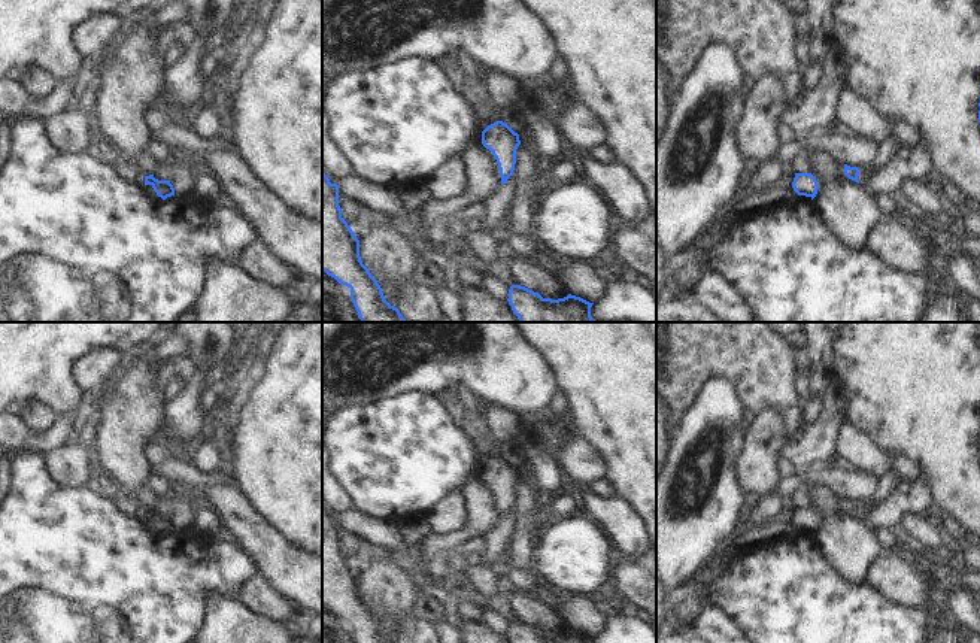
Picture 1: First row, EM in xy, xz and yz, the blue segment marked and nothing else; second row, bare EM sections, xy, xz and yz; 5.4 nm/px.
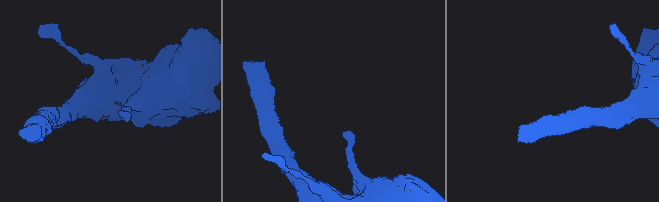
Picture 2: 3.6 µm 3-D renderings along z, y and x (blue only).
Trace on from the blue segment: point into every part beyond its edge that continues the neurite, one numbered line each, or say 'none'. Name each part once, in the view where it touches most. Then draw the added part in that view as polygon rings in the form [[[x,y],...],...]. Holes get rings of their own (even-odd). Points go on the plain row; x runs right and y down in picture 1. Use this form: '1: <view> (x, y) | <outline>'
none

